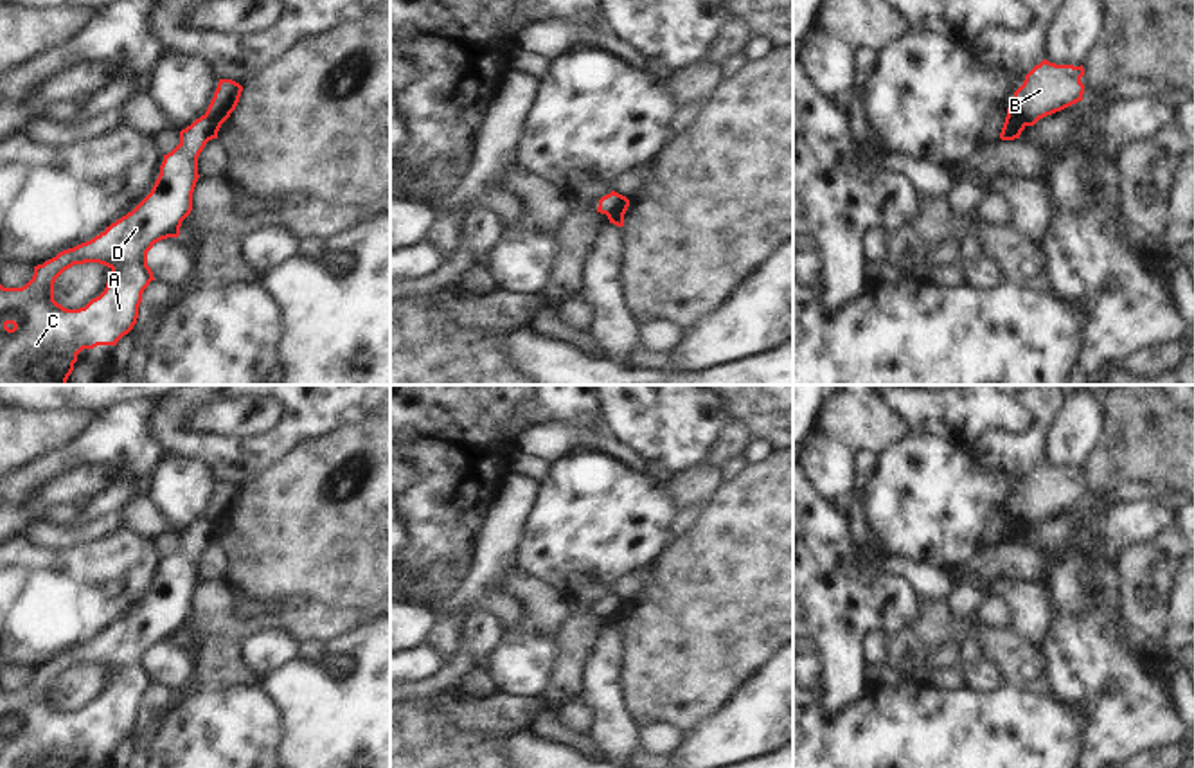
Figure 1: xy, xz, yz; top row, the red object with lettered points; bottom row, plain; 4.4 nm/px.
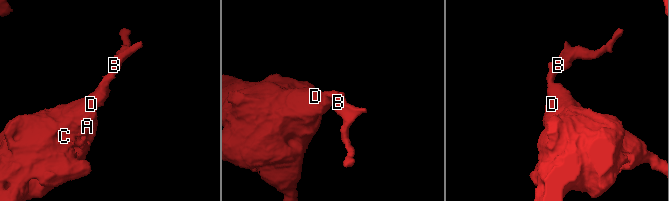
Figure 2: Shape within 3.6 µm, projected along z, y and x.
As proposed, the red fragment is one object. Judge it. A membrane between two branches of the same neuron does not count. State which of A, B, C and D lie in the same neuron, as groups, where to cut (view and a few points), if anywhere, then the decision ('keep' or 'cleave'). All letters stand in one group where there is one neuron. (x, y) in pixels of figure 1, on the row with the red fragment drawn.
groups A C D / B; cut xz (628, 200), (606, 214); cleave

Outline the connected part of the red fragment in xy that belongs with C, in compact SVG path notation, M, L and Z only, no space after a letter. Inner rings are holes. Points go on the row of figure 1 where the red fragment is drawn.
M209 115L196 119L180 131L180 144L164 155L151 192L131 212L94 239L34 266L34 275L25 286L0 284L0 385L68 385L67 380L83 349L117 345L133 329L142 293L155 281L147 266L147 252L155 243L180 236L182 221L192 210L192 192L200 178L198 156L209 140L218 138L219 128L221 122ZM85 263L108 266L111 279L85 308L67 309L54 300L54 282L65 270Z

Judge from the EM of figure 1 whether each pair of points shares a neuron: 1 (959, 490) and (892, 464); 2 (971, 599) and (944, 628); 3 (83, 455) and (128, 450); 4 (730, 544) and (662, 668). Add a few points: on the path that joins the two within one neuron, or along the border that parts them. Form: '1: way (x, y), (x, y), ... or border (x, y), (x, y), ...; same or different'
1: way (943, 490), (925, 490), (908, 475); same
2: border (946, 601), (959, 616), (971, 619); different
3: way (94, 450), (117, 450); same
4: way (730, 574), (730, 589), (682, 637); same

